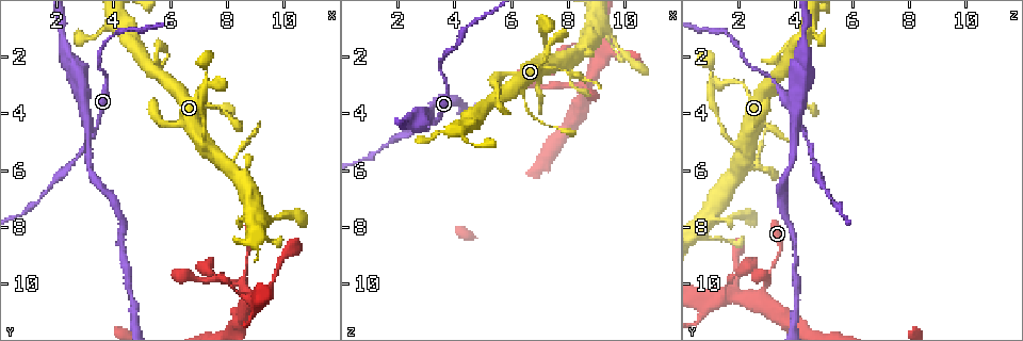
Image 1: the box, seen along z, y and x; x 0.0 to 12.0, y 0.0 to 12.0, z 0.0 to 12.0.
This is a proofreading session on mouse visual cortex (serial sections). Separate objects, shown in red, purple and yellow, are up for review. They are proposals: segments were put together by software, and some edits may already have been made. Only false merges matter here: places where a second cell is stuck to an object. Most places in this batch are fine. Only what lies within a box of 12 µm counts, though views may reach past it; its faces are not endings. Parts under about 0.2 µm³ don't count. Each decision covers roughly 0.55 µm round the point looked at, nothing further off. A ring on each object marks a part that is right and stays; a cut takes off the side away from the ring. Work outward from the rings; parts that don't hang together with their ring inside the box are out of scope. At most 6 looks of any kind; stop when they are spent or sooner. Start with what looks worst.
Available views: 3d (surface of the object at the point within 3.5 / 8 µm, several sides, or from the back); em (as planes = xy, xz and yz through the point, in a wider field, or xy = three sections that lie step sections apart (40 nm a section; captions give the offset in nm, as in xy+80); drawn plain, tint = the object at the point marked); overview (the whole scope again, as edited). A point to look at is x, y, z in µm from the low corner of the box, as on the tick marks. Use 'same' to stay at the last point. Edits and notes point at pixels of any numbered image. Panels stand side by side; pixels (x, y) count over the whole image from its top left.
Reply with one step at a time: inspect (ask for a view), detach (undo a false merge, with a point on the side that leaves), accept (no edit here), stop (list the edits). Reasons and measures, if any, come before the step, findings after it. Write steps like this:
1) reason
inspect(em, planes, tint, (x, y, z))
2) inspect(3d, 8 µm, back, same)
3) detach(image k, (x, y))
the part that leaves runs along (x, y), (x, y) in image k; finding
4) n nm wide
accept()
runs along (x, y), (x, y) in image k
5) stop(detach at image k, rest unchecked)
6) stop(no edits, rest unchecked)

inspect(3d, 8 µm, (3.2, 4.6, 4.2))

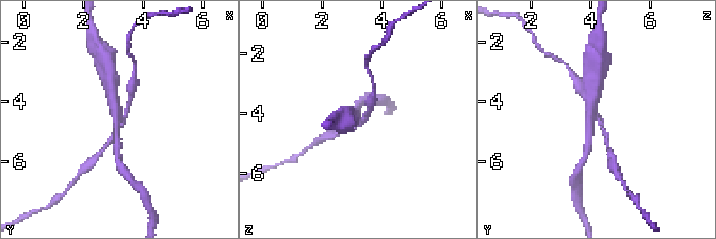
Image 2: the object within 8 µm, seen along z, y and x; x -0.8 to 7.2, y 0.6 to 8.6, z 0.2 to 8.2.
zoom in
inspect(3d, 3.5 µm, (3.3, 4.5, 4.1))

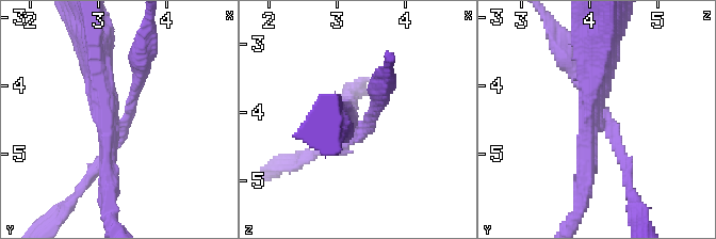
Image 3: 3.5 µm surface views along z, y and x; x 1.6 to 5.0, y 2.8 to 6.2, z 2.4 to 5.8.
detach(image 3, (96, 95))
the part that leaves runs along (118, 122), (101, 98), (92, 30) in image 3; two cells meet here

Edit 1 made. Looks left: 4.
inspect(overview)

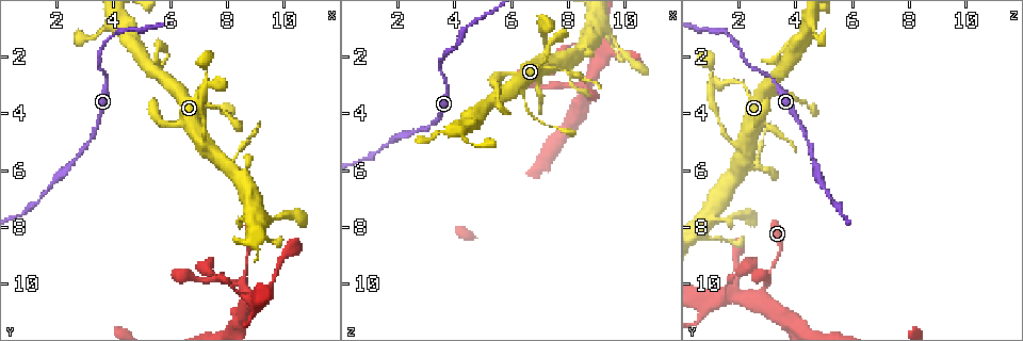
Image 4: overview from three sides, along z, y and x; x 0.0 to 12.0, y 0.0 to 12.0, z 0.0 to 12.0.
three arms meet
inspect(3d, 3.5 µm, back, (7.2, 5.1, 2.0))

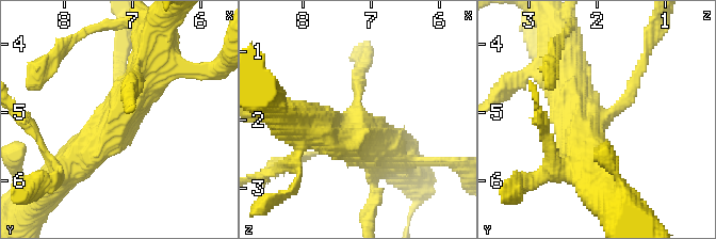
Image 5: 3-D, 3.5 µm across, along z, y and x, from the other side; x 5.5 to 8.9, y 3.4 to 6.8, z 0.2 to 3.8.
3 arms; arms of 150, 500, 600 nm
inspect(em, xy, step 3, tint, (7.25, 5.15, 2.05))

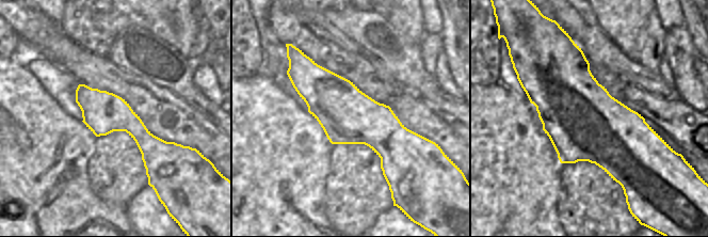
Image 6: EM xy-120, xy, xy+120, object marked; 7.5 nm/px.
accept()
runs along (294, 76), (392, 142), (417, 142) in image 6; one cell here

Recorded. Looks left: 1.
stop(detach at image 3, rest unchecked)

